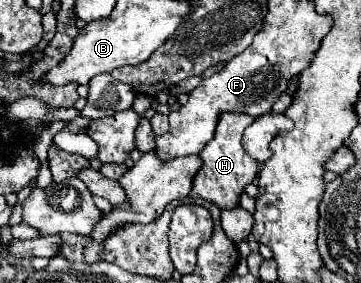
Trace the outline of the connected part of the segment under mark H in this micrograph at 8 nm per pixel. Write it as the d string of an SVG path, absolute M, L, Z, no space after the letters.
M221 113L219 123L215 129L215 137L207 143L203 153L199 155L203 165L197 171L193 179L193 193L205 201L215 203L221 209L237 207L239 193L245 189L247 183L251 183L259 171L259 163L247 155L243 149L243 131L253 123L253 117L247 113Z

